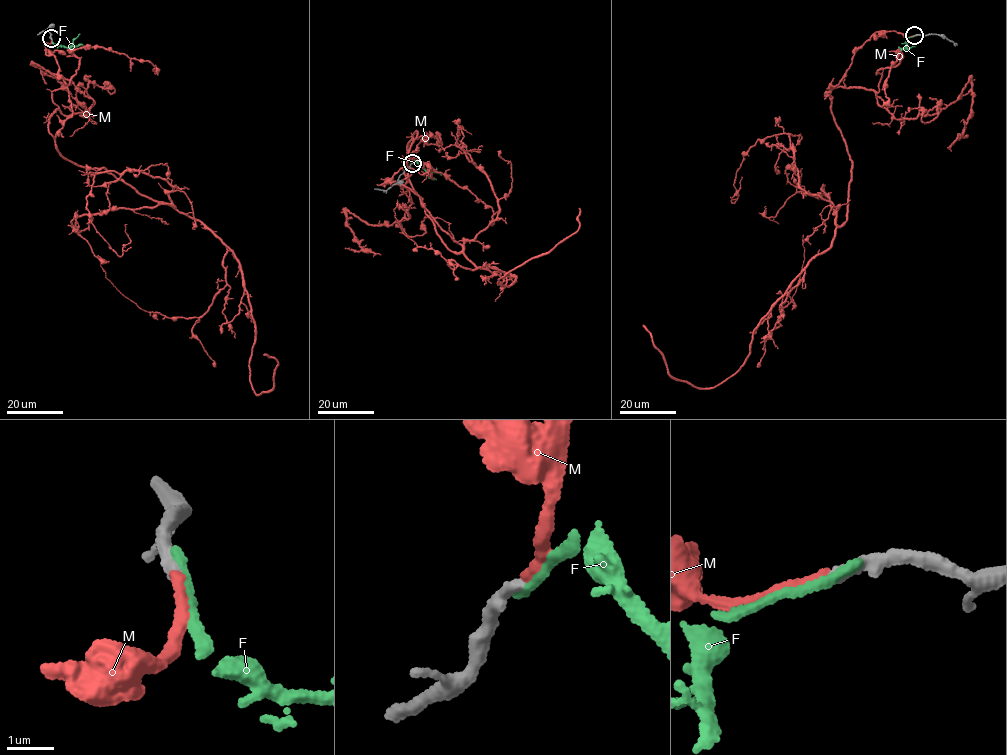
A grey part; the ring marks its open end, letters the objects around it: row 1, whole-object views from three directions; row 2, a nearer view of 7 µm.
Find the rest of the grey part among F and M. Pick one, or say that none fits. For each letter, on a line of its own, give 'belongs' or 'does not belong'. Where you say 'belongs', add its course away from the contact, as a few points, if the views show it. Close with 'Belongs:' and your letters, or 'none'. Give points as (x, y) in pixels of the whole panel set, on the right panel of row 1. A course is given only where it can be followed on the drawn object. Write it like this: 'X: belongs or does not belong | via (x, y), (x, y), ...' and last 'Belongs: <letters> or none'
F: does not belong
M: belongs | via (914, 35), (876, 32), (831, 87), (846, 220), (744, 364), (714, 387), (679, 381), (643, 324)
Belongs: M

